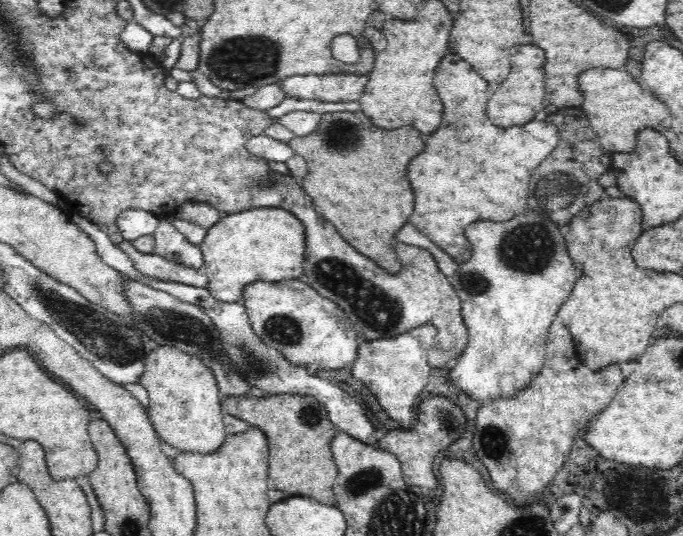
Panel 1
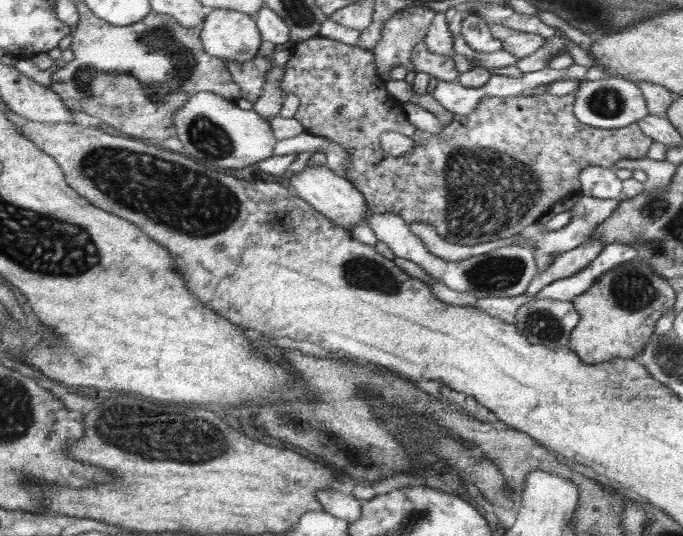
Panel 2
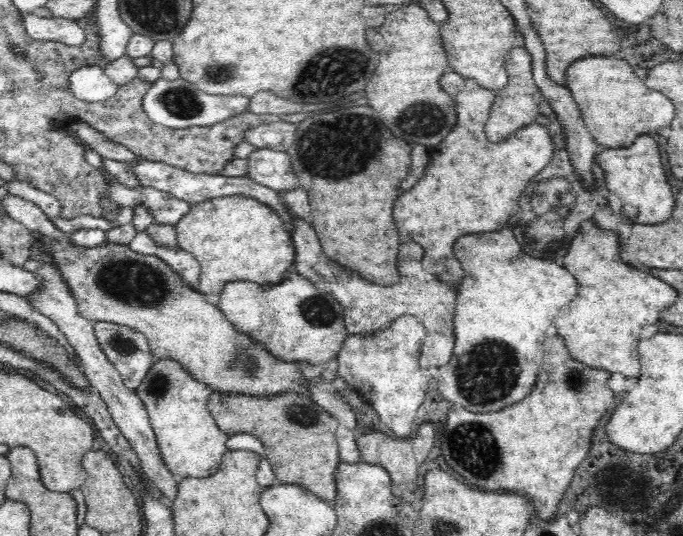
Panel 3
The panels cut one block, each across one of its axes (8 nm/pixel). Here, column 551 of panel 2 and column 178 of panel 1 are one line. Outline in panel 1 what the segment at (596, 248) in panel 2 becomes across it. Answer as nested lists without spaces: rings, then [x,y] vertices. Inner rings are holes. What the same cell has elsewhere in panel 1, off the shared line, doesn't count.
[[[122,240],[119,244],[128,258],[134,263],[140,274],[156,280],[171,280],[180,284],[188,284],[196,288],[207,288],[209,281],[202,270],[188,268],[177,264],[175,260],[166,260],[158,254],[142,254],[129,240]]]

